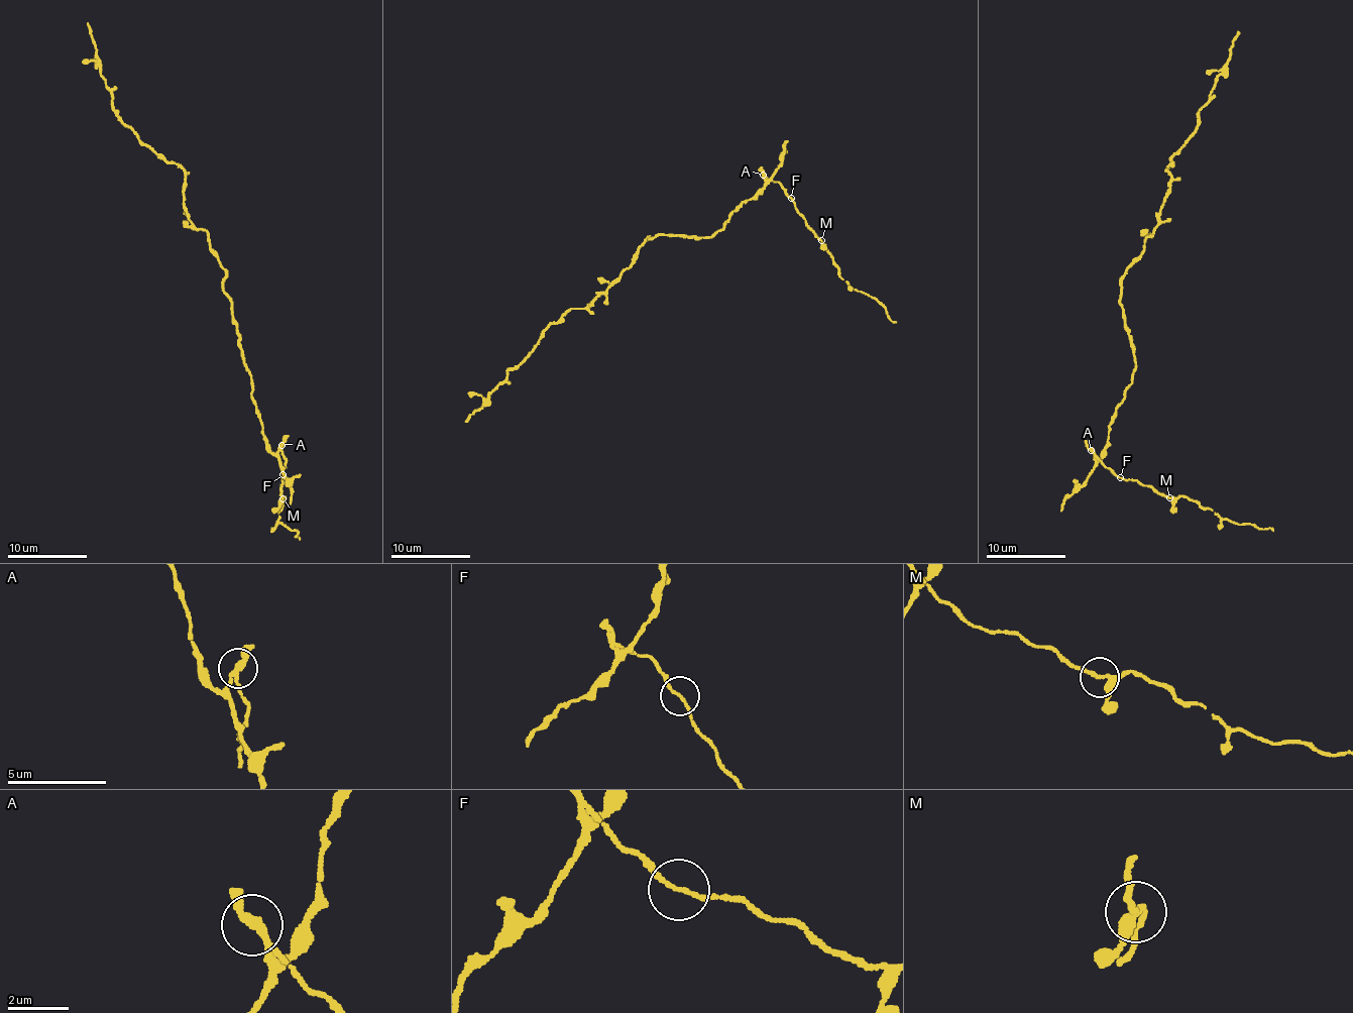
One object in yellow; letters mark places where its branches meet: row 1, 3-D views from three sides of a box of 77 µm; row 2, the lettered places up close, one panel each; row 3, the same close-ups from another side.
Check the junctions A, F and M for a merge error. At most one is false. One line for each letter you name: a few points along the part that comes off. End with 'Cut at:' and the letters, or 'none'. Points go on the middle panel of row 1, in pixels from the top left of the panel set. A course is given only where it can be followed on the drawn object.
A: course (764, 175), (766, 184), (710, 237), (647, 237), (612, 284), (549, 325), (537, 347), (506, 371), (465, 421)
Cut at: A

